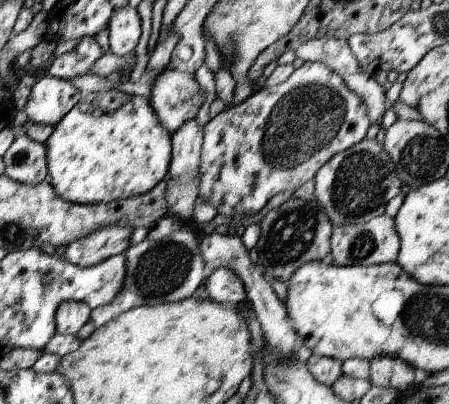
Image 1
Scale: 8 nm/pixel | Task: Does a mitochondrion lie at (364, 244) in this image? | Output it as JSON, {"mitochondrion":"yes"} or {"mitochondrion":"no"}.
{"mitochondrion":"yes"}

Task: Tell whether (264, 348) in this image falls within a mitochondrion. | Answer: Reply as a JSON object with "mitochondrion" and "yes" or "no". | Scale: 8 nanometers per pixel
{"mitochondrion":"no"}

